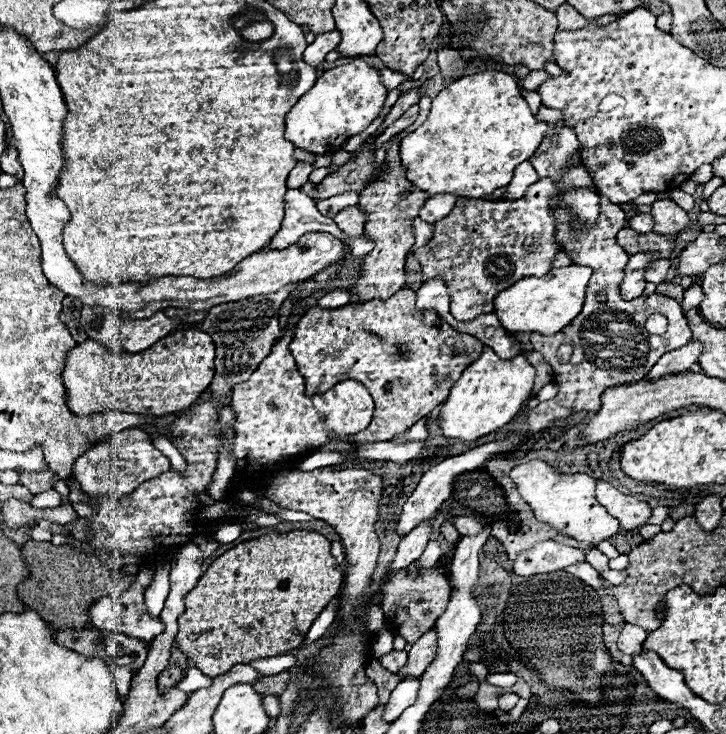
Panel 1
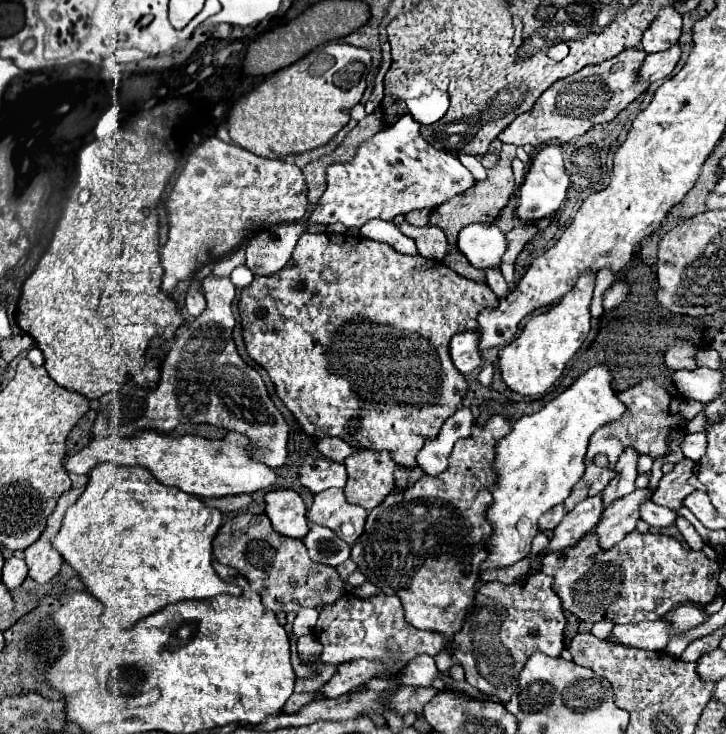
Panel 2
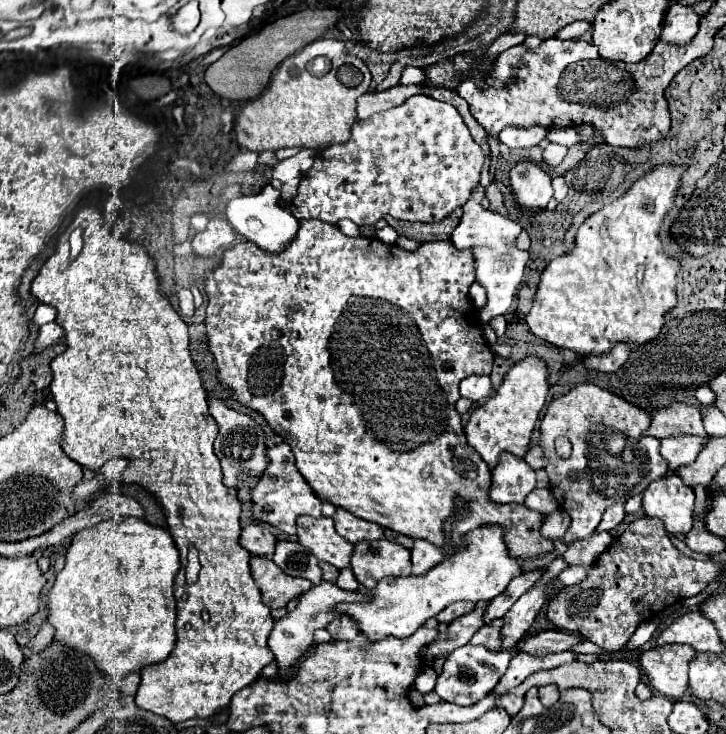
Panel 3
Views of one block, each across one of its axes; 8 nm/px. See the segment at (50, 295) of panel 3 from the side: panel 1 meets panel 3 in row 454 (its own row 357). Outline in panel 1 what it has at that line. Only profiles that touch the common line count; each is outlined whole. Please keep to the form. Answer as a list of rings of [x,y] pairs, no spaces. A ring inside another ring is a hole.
[[[198,328],[176,330],[144,352],[118,356],[106,352],[98,342],[86,340],[72,348],[66,358],[62,374],[68,396],[66,402],[78,416],[104,414],[108,410],[152,416],[182,412],[212,384],[214,358],[212,338]]]

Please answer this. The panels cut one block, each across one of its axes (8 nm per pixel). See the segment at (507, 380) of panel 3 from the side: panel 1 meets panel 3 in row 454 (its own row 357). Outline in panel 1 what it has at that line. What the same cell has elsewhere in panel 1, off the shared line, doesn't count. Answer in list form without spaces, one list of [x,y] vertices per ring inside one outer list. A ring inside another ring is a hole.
[[[486,346],[482,356],[462,372],[458,382],[452,386],[450,396],[442,404],[442,410],[436,418],[442,428],[442,436],[448,440],[458,438],[462,442],[472,442],[500,430],[522,410],[530,398],[534,376],[534,366],[524,356],[502,360]]]

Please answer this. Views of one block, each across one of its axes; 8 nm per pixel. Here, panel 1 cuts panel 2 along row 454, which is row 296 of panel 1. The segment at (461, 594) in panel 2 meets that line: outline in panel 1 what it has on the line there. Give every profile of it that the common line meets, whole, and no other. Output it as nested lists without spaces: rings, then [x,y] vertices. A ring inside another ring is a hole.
[[[538,180],[532,184],[522,198],[508,202],[492,202],[492,200],[468,200],[458,198],[452,212],[434,224],[432,238],[414,250],[414,258],[420,262],[422,278],[442,278],[448,286],[450,294],[450,312],[458,322],[474,320],[480,314],[488,314],[494,310],[494,296],[508,286],[516,284],[528,276],[544,276],[554,262],[560,246],[554,242],[554,218],[550,214],[550,200],[554,198],[556,186],[554,180]]]

